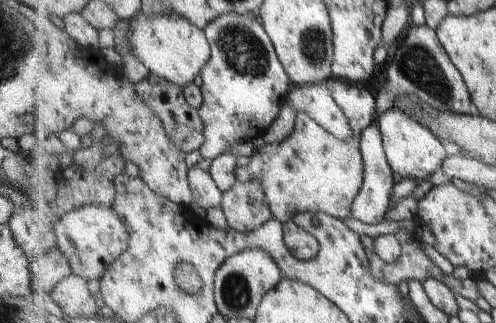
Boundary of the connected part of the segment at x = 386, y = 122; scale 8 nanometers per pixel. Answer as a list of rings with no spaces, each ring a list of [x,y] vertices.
[[[392,108],[377,118],[387,161],[395,175],[402,179],[415,179],[419,182],[431,177],[437,168],[442,168],[451,149],[434,136],[429,129],[424,128],[413,117],[409,117],[399,108]]]

